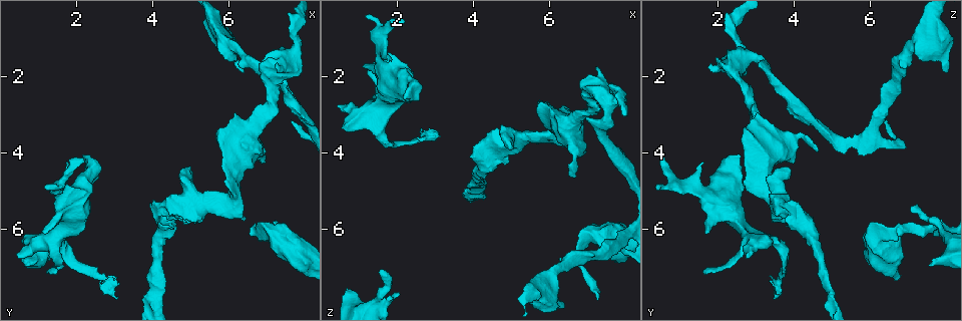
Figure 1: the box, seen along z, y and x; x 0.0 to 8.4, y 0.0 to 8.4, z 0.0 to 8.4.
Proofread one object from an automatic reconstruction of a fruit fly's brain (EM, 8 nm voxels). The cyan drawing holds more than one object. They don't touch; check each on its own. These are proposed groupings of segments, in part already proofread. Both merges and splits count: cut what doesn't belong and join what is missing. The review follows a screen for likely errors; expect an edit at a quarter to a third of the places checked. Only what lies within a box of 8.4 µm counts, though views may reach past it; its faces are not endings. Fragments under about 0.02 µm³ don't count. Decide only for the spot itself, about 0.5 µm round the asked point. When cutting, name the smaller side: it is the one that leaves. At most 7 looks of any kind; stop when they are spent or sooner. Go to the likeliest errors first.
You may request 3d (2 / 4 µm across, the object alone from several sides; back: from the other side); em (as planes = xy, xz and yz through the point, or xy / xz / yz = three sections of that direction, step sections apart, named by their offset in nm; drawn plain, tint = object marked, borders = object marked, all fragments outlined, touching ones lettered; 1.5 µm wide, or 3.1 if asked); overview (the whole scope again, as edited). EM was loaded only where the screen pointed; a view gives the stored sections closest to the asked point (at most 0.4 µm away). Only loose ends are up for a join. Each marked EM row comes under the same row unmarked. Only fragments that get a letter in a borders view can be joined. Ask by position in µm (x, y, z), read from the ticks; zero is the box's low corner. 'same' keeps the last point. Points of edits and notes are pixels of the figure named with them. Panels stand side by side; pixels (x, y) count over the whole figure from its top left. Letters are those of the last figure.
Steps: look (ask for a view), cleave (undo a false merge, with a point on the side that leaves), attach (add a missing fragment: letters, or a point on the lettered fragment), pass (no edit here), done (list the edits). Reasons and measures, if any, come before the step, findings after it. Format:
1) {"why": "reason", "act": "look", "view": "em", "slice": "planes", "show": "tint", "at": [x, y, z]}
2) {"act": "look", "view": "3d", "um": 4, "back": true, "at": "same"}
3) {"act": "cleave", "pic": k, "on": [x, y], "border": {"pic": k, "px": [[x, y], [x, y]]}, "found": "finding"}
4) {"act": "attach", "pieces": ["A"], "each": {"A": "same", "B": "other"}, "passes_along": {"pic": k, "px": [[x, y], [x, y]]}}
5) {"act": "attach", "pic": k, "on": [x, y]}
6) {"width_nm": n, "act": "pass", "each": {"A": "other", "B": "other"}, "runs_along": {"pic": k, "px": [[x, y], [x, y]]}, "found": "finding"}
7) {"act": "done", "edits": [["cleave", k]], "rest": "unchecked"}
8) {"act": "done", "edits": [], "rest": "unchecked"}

{"why": "thin end", "act": "look", "view": "em", "um": 3.1, "slice": "planes", "show": "borders", "at": [7.30, 5.85, 7.85]}

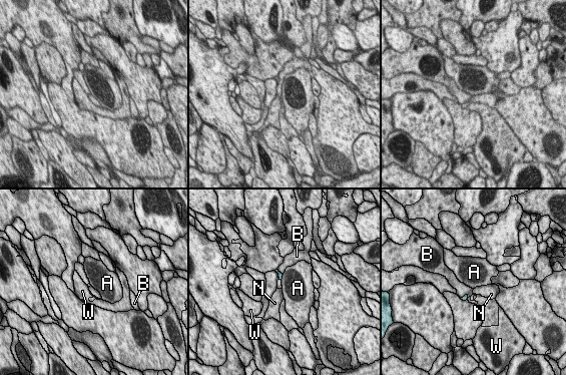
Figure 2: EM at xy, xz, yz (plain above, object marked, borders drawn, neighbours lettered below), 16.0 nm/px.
{"longest_contact_nm": ["B", 170], "act": "pass", "each": {"A": "other", "B": "other", "N": "other", "W": "other"}, "found": "none of them fits"}

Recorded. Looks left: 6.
{"why": "branch stops here", "act": "look", "view": "3d", "um": 2, "at": [0.65, 6.95, 7.60]}

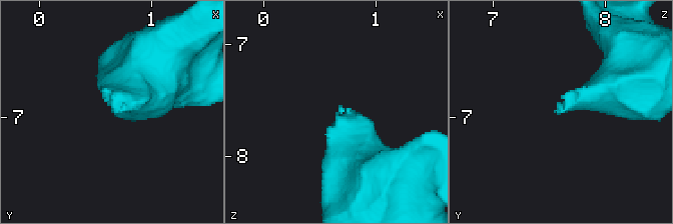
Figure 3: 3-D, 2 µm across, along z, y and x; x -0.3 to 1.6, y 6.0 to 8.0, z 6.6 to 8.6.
{"why": "shape alone is not enough", "act": "look", "view": "em", "slice": "xz", "step": 8, "show": "tint", "at": [0.68, 6.94, 7.56]}

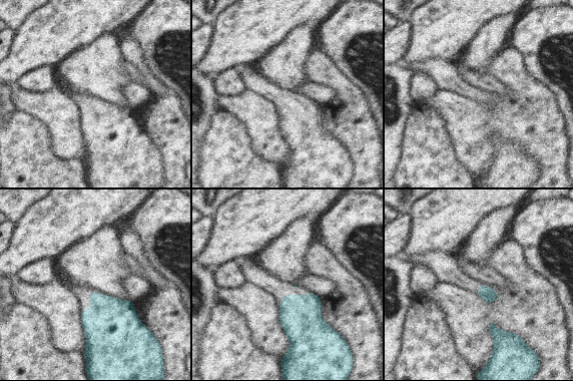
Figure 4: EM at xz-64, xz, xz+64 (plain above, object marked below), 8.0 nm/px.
{"act": "look", "view": "em", "slice": "planes", "show": "borders", "at": "same"}

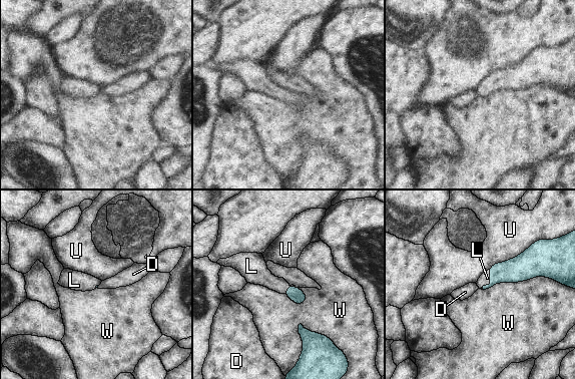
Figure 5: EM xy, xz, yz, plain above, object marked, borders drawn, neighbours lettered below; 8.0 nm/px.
{"act": "attach", "pieces": ["L"], "each": {"D": "other", "L": "same", "U": "other", "W": "other"}, "passes_along": {"pic": 5, "px": [[518, 269], [490, 281], [485, 278]]}, "found": "it goes on there"}

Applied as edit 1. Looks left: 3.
{"act": "look", "view": "overview"}

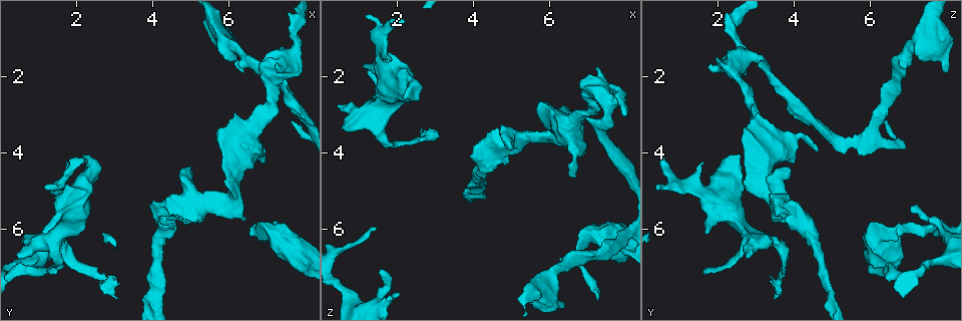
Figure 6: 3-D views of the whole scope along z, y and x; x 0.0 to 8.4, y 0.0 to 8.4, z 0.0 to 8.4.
{"why": "an open end", "act": "look", "view": "em", "slice": "yz", "step": 4, "show": "borders", "at": [2.20, 4.10, 0.60]}

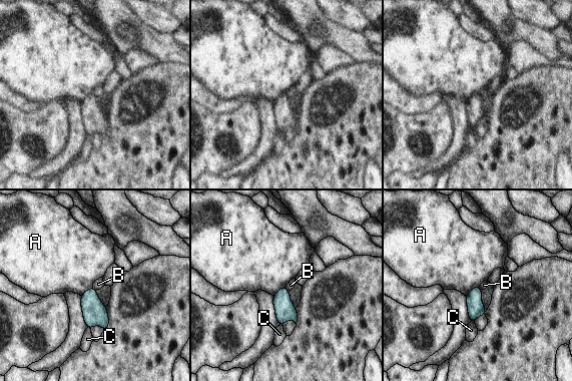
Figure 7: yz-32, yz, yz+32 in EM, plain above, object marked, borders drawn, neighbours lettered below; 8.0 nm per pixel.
{"act": "look", "view": "em", "slice": "xy", "step": 8, "show": "borders", "at": "same"}

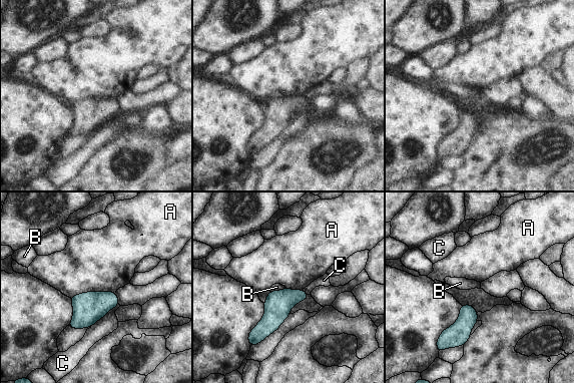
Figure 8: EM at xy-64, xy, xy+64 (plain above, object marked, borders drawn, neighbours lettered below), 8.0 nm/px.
{"act": "pass", "each": {"A": "other", "B": "other", "C": "other"}, "border": {"pic": 8, "px": [[118, 304], [91, 327]]}, "found": "none of them fits"}

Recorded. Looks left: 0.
{"act": "done", "edits": [["attach", 5]], "rest": "unchecked"}

